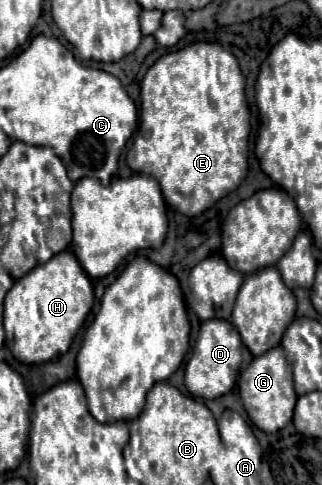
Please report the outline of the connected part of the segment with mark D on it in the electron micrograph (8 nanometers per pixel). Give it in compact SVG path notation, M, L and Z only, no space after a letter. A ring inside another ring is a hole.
M207 320L201 324L193 354L185 364L185 386L197 398L219 398L227 394L239 374L241 366L241 336L237 328L227 320Z

